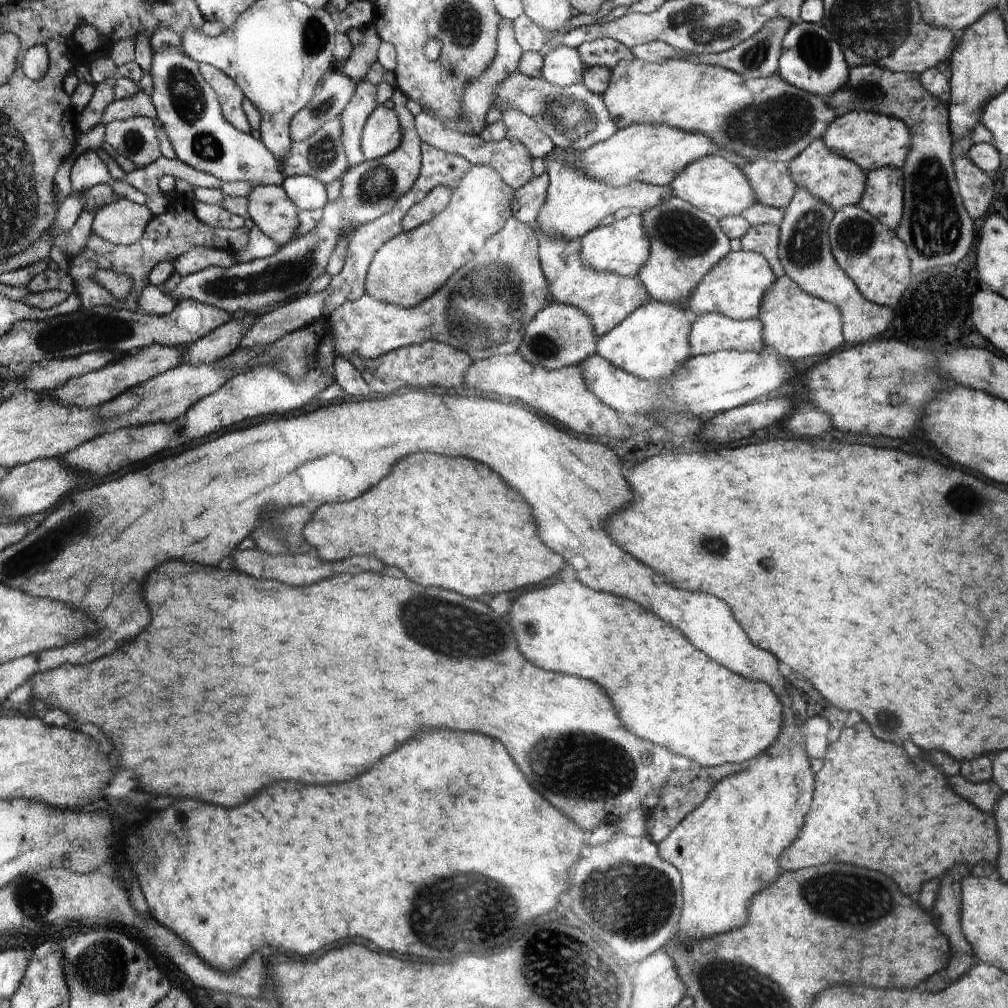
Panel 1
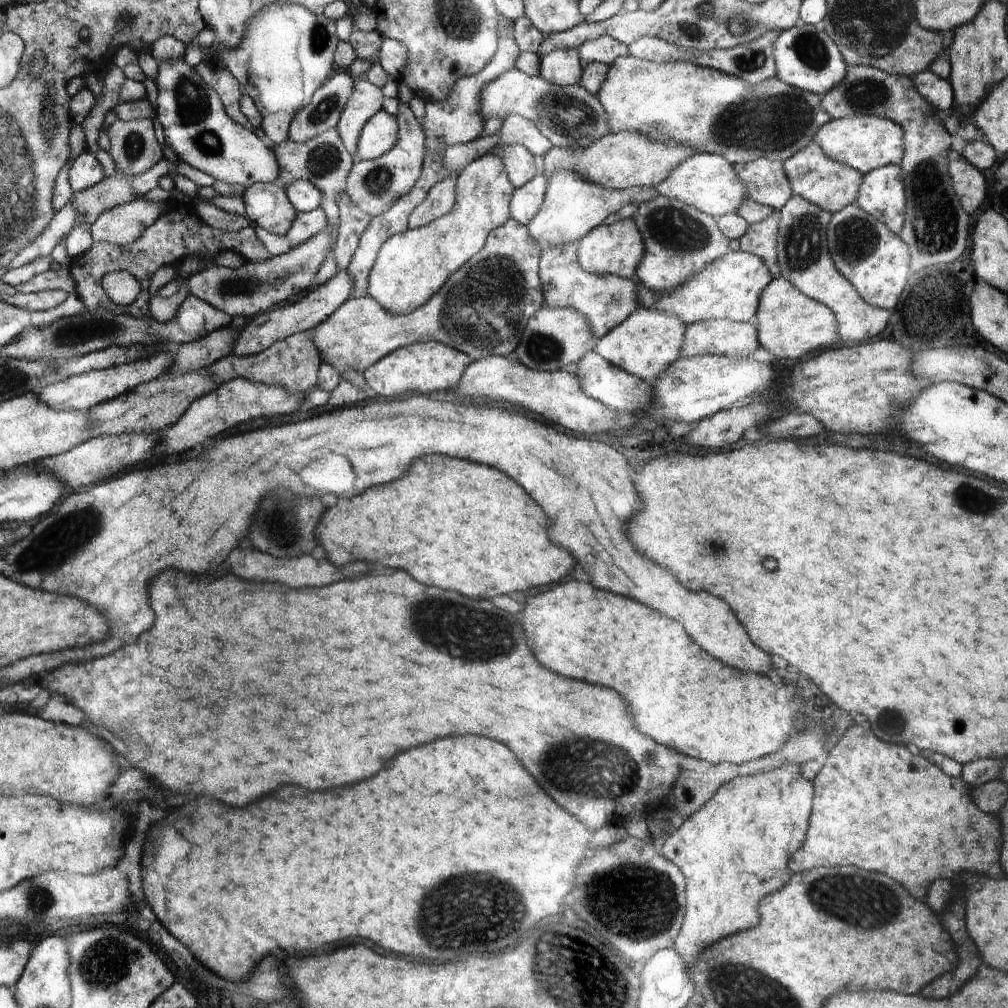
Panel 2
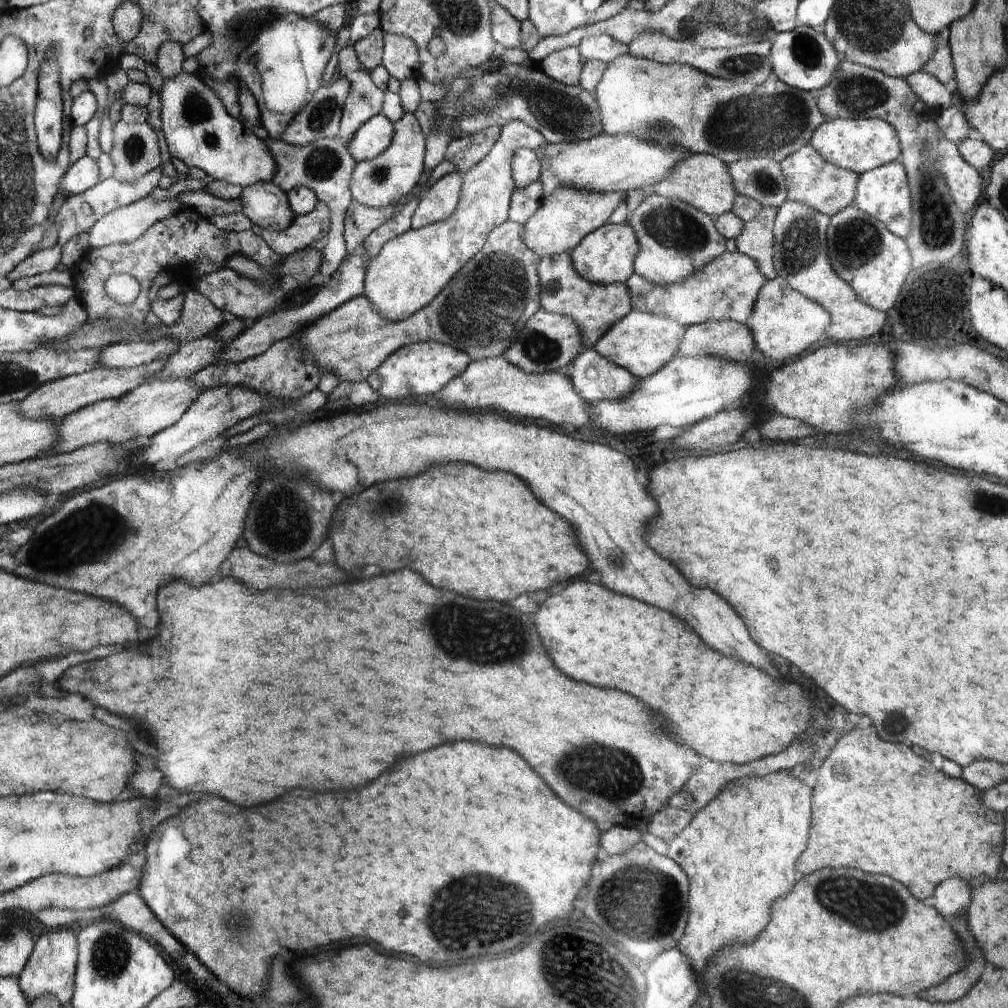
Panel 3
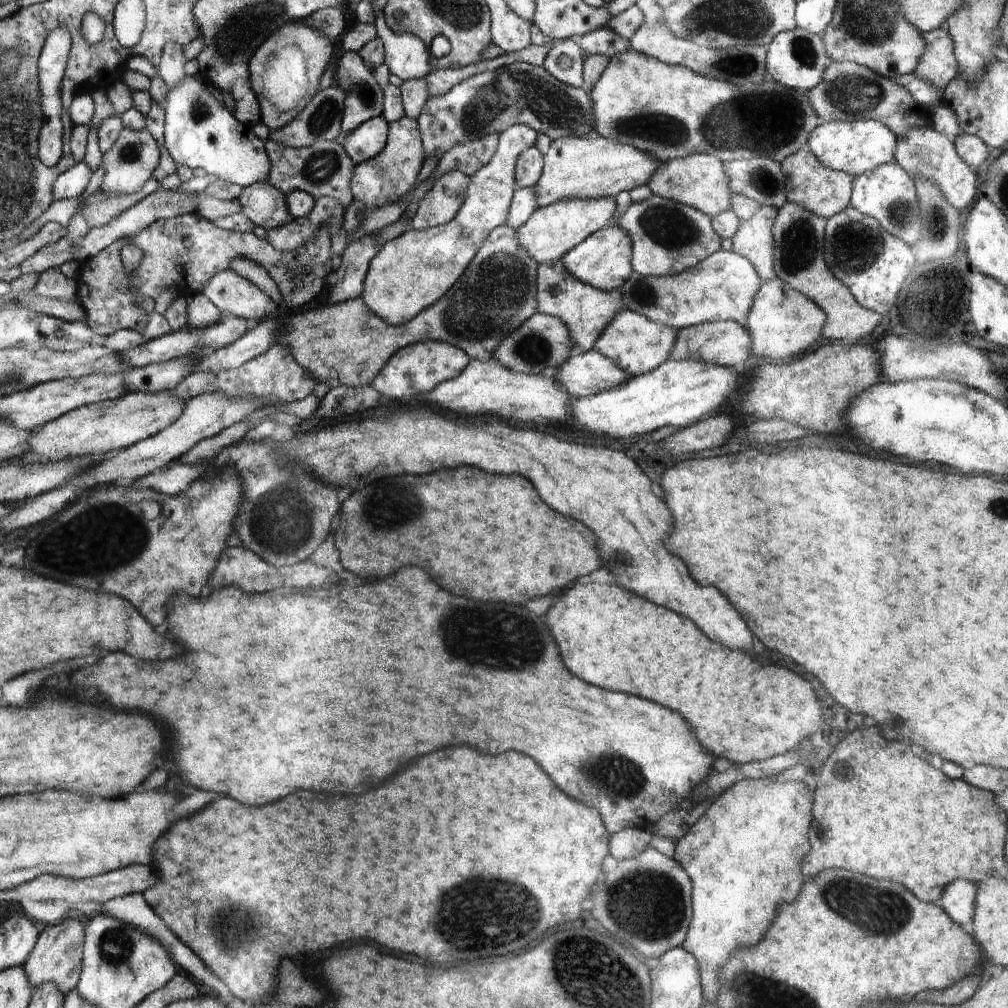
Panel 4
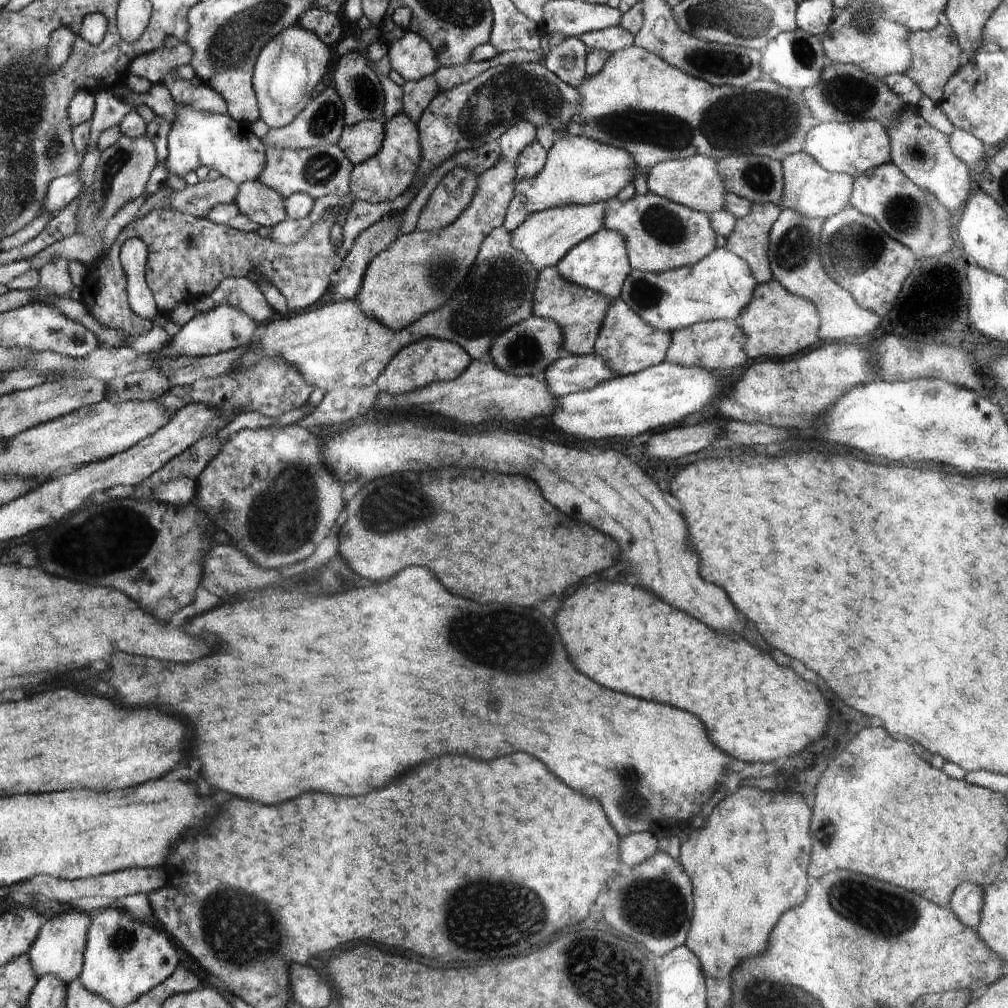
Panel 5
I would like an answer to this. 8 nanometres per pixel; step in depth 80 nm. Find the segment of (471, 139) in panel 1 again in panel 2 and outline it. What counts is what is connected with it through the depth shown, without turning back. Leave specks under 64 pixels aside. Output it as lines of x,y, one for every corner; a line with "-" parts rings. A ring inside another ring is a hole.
517,143
512,145
498,144
493,150
494,153
501,155
508,176
515,188
524,186
538,174
534,165
534,151
528,150

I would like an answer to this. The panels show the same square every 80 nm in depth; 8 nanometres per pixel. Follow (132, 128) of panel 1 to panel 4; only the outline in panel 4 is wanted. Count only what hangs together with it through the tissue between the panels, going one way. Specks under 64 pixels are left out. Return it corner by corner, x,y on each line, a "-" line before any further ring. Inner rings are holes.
124,127
117,141
103,153
101,167
104,169
101,192
108,195
131,195
137,193
158,166
160,150
156,139
144,128
139,131

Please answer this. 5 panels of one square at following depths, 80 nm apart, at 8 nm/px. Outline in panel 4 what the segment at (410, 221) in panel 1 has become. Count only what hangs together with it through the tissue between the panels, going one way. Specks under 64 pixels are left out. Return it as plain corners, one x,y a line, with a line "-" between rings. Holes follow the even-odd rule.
451,171
441,178
435,179
433,187
419,202
419,208
411,223
414,230
421,231
432,229
438,225
446,225
452,221
464,205
467,198
471,177
461,171

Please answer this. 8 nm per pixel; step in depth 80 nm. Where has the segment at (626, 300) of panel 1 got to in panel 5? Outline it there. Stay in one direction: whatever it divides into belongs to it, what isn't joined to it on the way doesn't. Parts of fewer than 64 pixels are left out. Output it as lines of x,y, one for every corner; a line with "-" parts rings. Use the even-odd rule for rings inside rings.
546,267
540,271
540,280
534,297
534,316
552,319
564,330
563,353
587,355
595,352
595,342
598,340
613,300
570,282
559,273
556,267

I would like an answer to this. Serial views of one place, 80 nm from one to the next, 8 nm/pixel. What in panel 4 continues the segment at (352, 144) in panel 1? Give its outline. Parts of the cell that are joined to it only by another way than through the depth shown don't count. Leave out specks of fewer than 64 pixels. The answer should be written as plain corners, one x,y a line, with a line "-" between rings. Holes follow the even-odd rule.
344,52
334,73
335,82
346,95
346,112
343,114
342,134
338,142
342,143
345,134
370,121
372,116
382,114
382,90
378,80
372,78
362,64
362,56

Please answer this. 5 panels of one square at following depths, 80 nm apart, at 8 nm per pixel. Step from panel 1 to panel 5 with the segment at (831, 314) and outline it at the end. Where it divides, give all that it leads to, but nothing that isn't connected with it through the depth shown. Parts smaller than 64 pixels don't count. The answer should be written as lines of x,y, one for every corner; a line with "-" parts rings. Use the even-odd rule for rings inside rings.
776,280
756,286
750,304
736,320
746,336
745,354
754,362
765,359
788,358
796,352
810,348
819,341
821,326
819,310
808,299
791,291

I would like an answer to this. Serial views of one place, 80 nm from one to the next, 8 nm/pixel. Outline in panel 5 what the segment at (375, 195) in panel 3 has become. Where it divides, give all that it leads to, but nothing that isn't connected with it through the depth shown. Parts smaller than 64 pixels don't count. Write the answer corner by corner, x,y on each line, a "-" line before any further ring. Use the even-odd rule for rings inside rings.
402,112
385,122
385,126
386,138
379,153
362,164
354,165
354,172
351,173
350,194
354,199
370,204
394,200
404,194
416,181
415,174
422,164
421,138
416,120

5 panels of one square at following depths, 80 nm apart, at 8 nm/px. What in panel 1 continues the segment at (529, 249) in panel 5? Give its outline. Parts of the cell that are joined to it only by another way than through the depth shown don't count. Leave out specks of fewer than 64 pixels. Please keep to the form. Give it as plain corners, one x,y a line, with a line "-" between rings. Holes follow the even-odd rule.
554,147
546,159
546,174
549,178
547,200
539,210
533,228
541,229
548,235
563,236
568,239
584,238
605,216
610,216
620,208
633,208
635,212
643,212
667,201
672,197
670,186
653,185
650,183
630,183
627,187
614,187
592,176
580,162
584,162
582,151
565,151

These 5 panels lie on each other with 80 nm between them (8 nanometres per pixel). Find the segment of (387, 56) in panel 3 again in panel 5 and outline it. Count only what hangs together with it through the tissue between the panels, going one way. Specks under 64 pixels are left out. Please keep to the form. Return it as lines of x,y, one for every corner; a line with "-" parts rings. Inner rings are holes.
405,30
398,38
390,40
386,37
386,42
389,46
388,56
391,68
396,70
406,81
419,81
428,75
434,75
441,66
436,50
427,39
419,34

